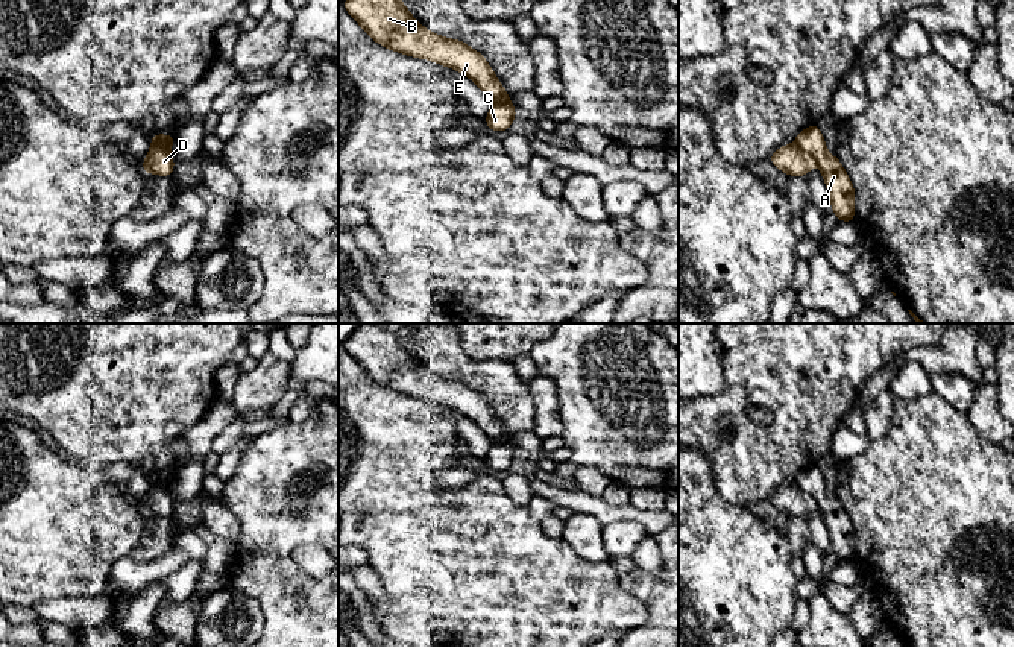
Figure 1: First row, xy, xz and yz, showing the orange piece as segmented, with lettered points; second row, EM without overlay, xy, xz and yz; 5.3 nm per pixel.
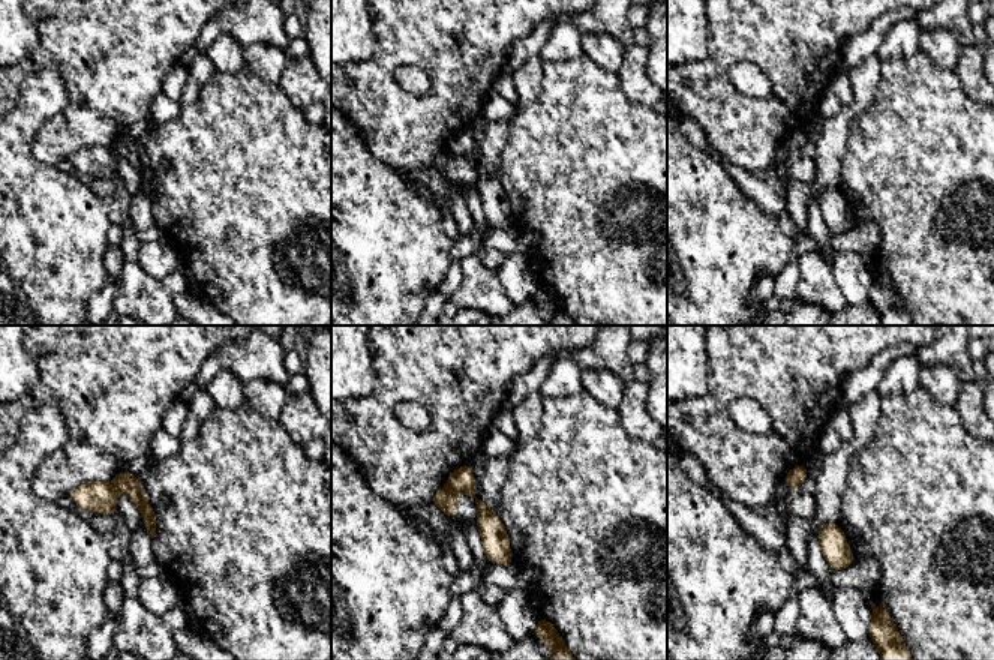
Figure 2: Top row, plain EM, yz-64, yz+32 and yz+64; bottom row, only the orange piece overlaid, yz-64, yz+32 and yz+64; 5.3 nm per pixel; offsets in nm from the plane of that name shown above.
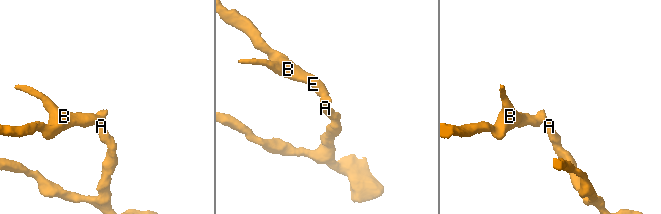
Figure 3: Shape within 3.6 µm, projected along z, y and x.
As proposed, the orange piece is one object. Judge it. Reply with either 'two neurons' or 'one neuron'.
two neurons

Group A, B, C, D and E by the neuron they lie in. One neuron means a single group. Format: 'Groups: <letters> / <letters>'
Groups: A C / B D E

